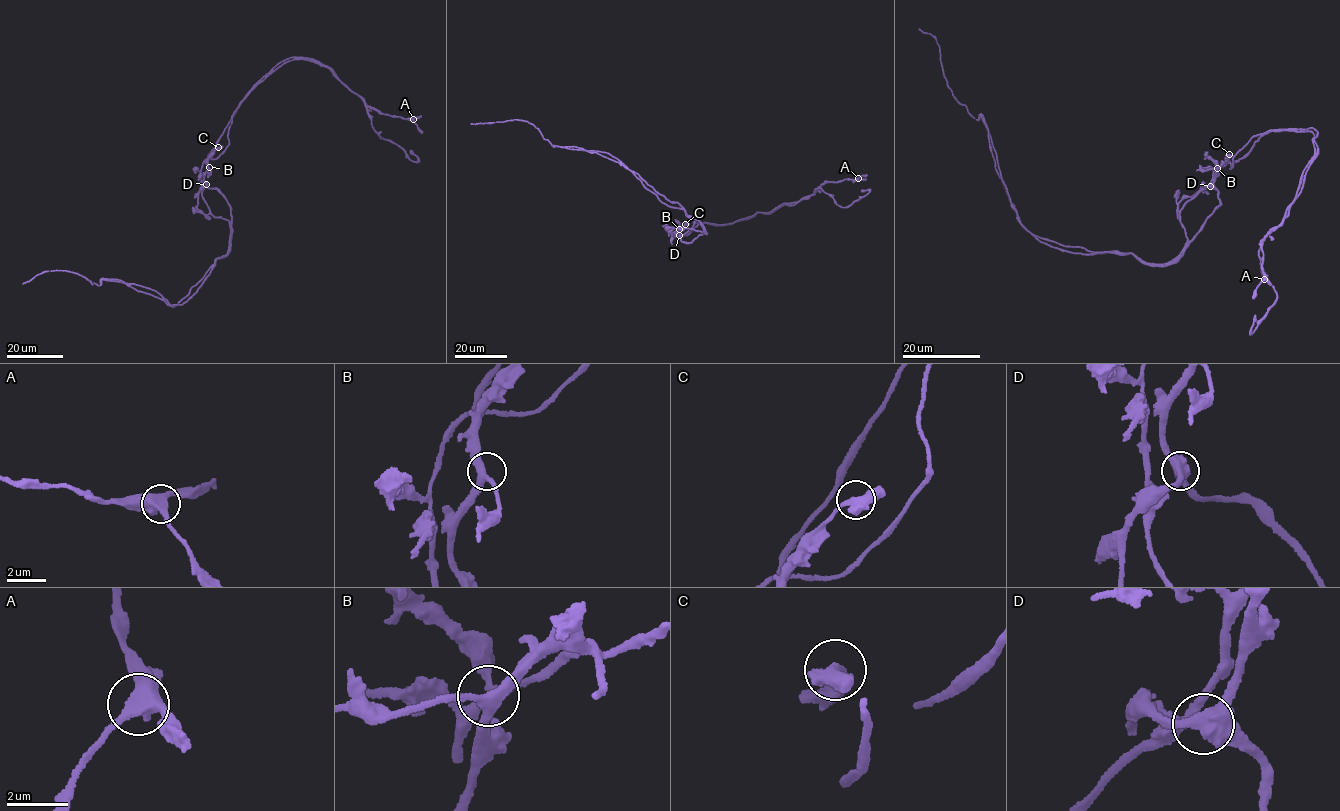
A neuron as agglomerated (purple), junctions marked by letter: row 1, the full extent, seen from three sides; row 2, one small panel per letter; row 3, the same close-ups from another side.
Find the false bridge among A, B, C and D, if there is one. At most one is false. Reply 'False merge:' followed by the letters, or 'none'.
False merge: D

